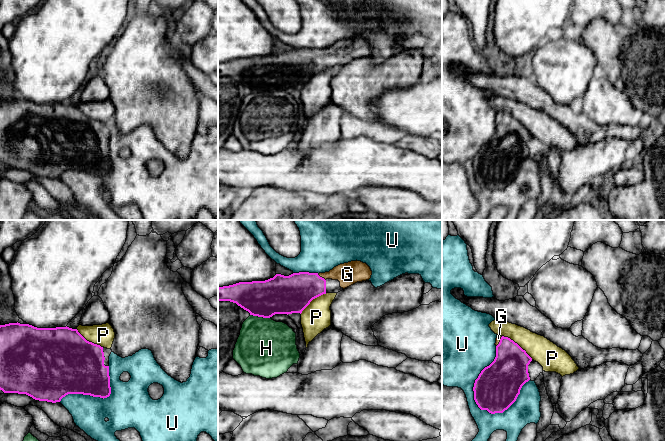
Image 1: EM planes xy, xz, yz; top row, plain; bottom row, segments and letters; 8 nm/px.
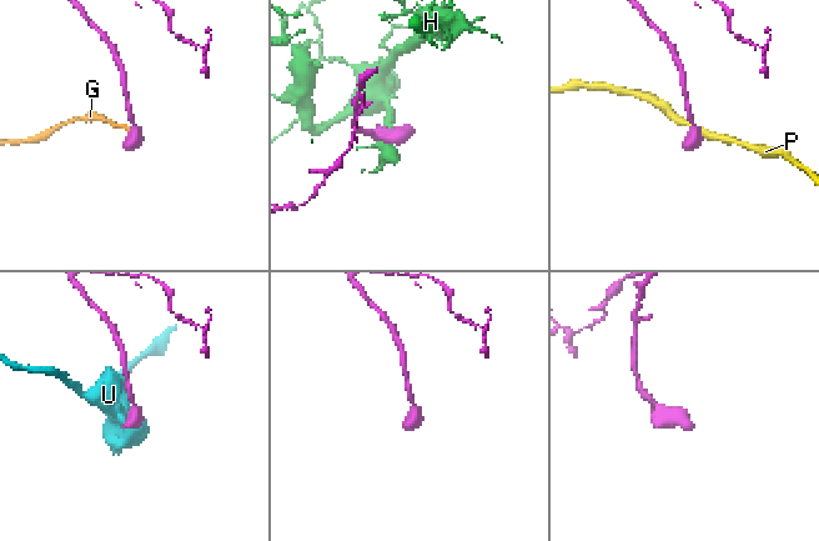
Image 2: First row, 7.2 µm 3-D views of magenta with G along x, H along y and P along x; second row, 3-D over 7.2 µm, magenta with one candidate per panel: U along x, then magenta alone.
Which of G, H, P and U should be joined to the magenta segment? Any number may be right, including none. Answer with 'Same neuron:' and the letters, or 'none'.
Same neuron: G

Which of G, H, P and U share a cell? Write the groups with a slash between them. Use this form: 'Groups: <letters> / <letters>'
Groups: G / H / P / U

